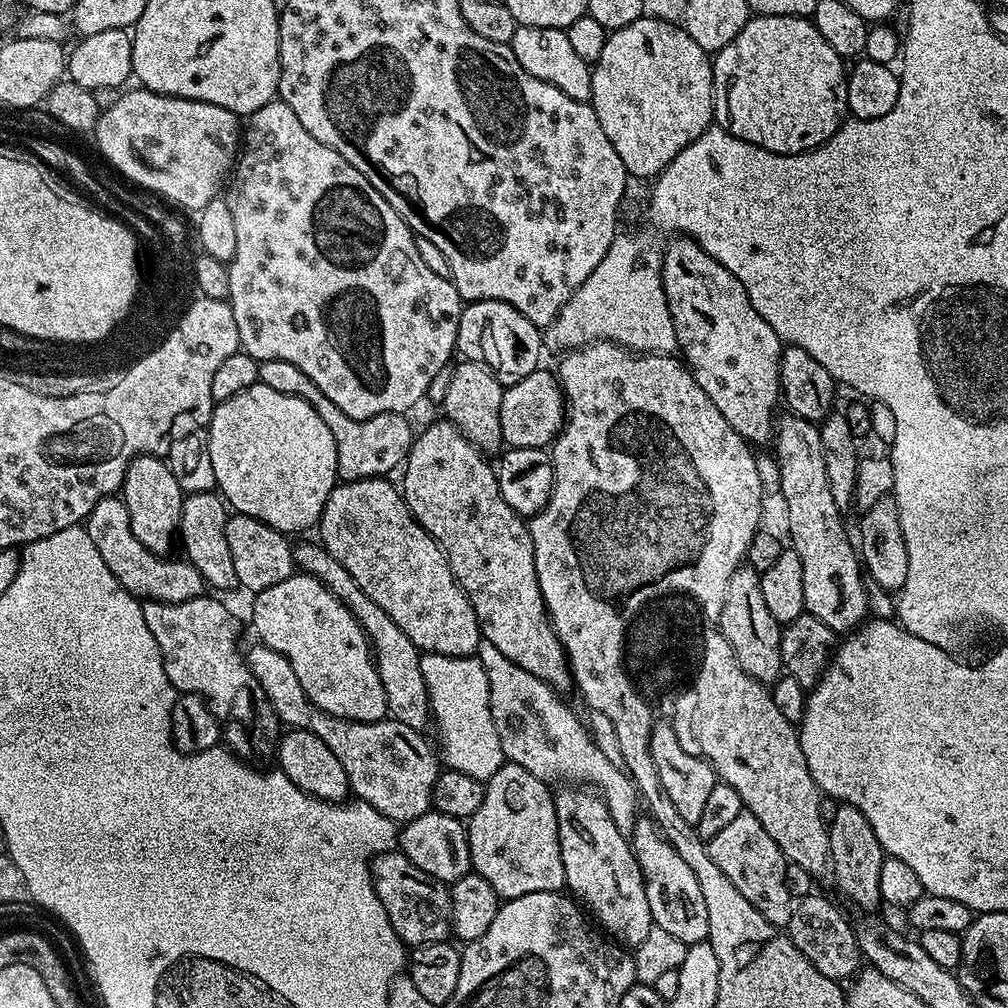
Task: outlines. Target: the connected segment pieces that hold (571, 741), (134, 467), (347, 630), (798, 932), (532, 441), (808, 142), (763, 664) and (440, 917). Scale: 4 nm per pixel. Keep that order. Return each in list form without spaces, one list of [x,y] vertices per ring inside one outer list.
[[[481,639],[476,657],[482,662],[482,666],[486,670],[492,724],[496,726],[505,759],[509,763],[525,767],[530,774],[534,774],[535,777],[545,782],[564,780],[560,782],[594,784],[592,786],[596,788],[600,786],[607,809],[614,824],[618,826],[619,832],[627,836],[631,835],[640,814],[638,811],[638,806],[640,807],[639,792],[627,771],[608,761],[608,758],[594,742],[587,725],[583,721],[581,723],[567,704],[558,698],[559,693],[555,689],[542,682],[536,675],[530,674],[528,670],[518,666],[517,663],[511,662],[489,640]]]
[[[141,454],[128,463],[122,499],[130,514],[130,530],[134,530],[134,538],[138,538],[138,542],[142,542],[142,546],[146,546],[146,550],[155,556],[168,556],[171,553],[172,540],[174,544],[180,530],[185,495],[161,457]]]
[[[293,574],[290,578],[274,582],[274,586],[255,593],[251,599],[252,624],[260,635],[257,636],[259,643],[282,654],[290,662],[294,678],[298,678],[302,690],[310,698],[310,702],[314,702],[314,706],[318,706],[326,714],[358,722],[374,722],[389,715],[386,690],[382,690],[382,678],[378,678],[368,636],[352,611],[329,588],[322,586],[316,576]]]
[[[804,896],[792,905],[792,917],[788,923],[788,937],[806,954],[806,958],[826,978],[837,982],[855,977],[862,968],[860,947],[856,941],[855,927],[824,896]]]
[[[545,370],[526,374],[518,382],[507,385],[502,394],[502,441],[508,448],[547,449],[564,427],[566,405],[564,393],[560,390],[559,379]]]
[[[753,15],[748,24],[738,35],[724,47],[721,52],[715,53],[712,60],[712,103],[714,105],[714,120],[719,127],[724,128],[734,138],[750,142],[759,148],[765,148],[779,156],[789,156],[795,152],[808,152],[816,148],[824,140],[829,140],[835,132],[840,129],[849,115],[848,111],[848,78],[846,75],[846,64],[840,55],[830,50],[830,42],[818,34],[815,24],[811,19],[802,16],[762,16]]]
[[[747,566],[734,570],[730,583],[726,585],[726,602],[722,602],[718,623],[719,632],[726,638],[726,642],[730,642],[730,650],[734,650],[742,670],[746,670],[748,676],[765,686],[771,686],[780,679],[782,665],[779,644],[782,625],[774,618],[774,614],[770,614],[762,599],[759,572]]]
[[[380,852],[370,861],[372,885],[405,946],[442,944],[452,932],[452,894],[449,885],[435,880],[426,870],[418,870],[403,852]]]

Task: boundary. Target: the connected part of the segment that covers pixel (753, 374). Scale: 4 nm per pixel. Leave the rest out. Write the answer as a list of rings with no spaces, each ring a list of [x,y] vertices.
[[[672,238],[662,252],[662,271],[660,277],[664,283],[664,297],[670,310],[670,318],[674,326],[676,343],[687,367],[692,370],[692,377],[706,390],[706,398],[718,406],[722,418],[734,426],[736,433],[749,445],[764,444],[773,439],[774,417],[777,415],[776,403],[782,400],[780,391],[780,353],[782,341],[774,329],[768,325],[766,318],[754,310],[748,292],[718,262],[691,238]]]

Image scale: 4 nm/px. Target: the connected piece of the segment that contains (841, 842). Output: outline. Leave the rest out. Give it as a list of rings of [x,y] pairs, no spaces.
[[[841,803],[836,813],[827,821],[830,846],[830,877],[836,888],[852,904],[860,908],[872,908],[881,903],[878,877],[882,875],[882,862],[886,858],[884,847],[874,834],[874,826],[866,822],[866,814],[854,806]]]

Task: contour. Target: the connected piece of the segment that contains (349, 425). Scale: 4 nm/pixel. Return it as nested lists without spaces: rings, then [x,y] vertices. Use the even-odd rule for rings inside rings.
[[[261,360],[258,363],[258,381],[261,384],[270,386],[270,390],[278,390],[282,394],[290,394],[302,398],[330,426],[330,434],[334,434],[334,442],[338,450],[338,462],[336,471],[344,480],[365,480],[367,476],[387,477],[401,467],[408,459],[408,451],[412,449],[414,431],[409,418],[403,412],[387,412],[386,414],[374,414],[374,418],[355,420],[350,414],[342,414],[298,366],[281,360]]]

